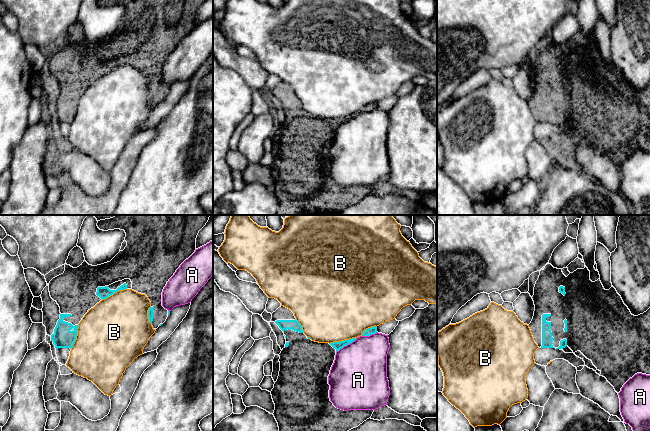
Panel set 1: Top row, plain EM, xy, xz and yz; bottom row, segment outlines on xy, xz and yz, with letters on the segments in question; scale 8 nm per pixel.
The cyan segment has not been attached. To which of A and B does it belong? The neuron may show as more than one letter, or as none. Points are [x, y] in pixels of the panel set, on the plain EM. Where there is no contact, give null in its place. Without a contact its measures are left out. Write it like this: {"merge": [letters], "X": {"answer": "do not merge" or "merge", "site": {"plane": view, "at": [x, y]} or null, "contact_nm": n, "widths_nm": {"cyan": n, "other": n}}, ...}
{"merge": [], "A": {"answer": "do not merge", "site": {"plane": "xz", "at": [346, 120]}, "contact_nm": 200, "widths_nm": {"cyan": 60, "other": 440}}, "B": {"answer": "do not merge", "site": {"plane": "xz", "at": [342, 117]}, "contact_nm": 220, "widths_nm": {"cyan": 60, "other": 480}}}

